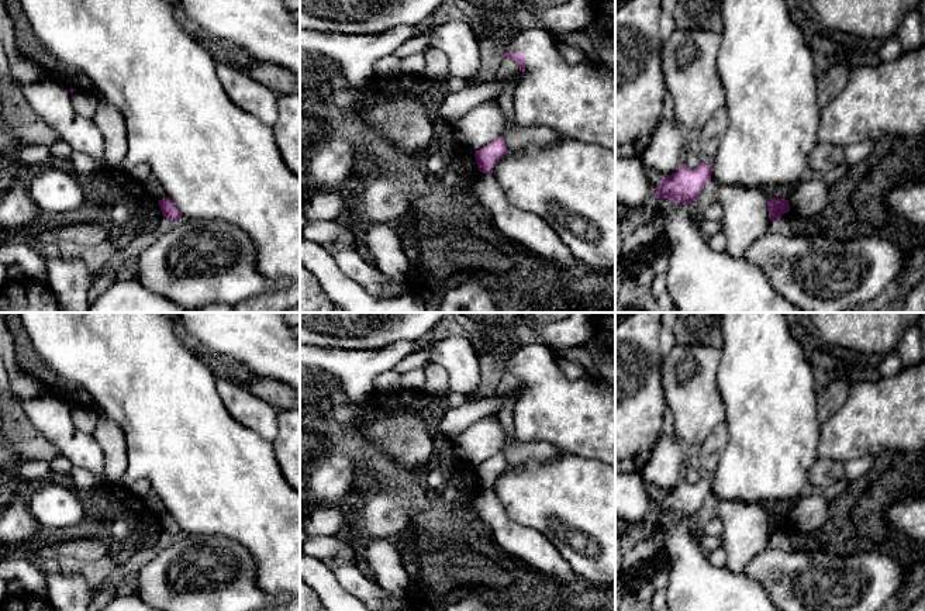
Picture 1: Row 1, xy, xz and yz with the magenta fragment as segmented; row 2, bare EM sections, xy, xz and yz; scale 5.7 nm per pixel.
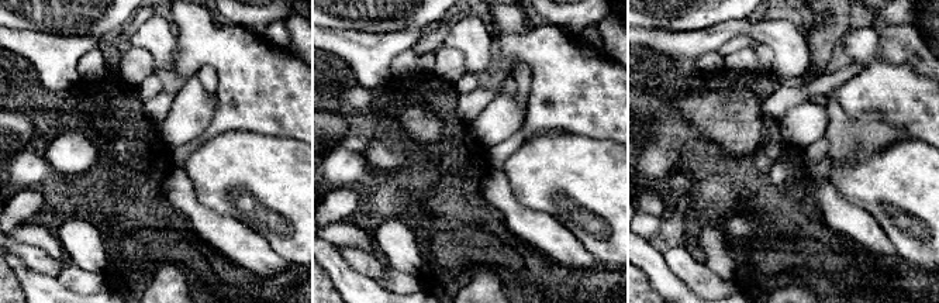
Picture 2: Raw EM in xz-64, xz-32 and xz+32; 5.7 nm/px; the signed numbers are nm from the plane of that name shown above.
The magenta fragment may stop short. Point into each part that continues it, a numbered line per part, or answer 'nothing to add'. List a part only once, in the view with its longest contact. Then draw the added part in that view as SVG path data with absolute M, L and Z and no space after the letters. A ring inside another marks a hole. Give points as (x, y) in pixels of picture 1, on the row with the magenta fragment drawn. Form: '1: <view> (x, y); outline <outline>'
1: xz (579, 102); outline M545 28L521 30L497 48L525 53L525 75L512 94L520 127L550 127L615 152L614 75L567 63Z

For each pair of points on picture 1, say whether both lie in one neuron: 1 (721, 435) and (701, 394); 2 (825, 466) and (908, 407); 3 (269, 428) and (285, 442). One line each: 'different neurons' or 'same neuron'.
1: different neurons
2: different neurons
3: different neurons

